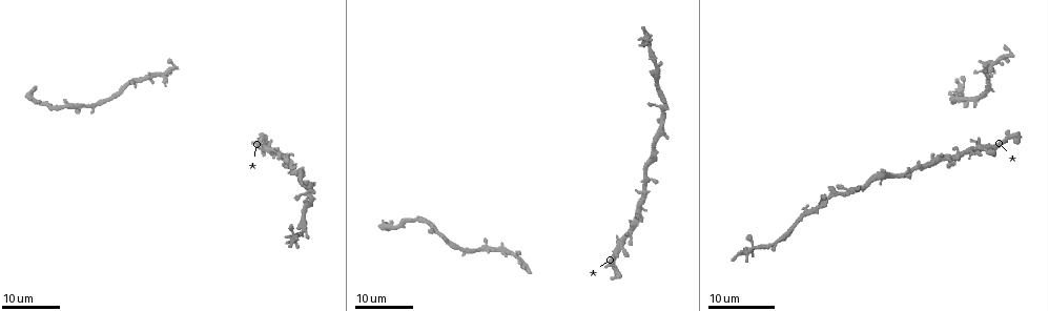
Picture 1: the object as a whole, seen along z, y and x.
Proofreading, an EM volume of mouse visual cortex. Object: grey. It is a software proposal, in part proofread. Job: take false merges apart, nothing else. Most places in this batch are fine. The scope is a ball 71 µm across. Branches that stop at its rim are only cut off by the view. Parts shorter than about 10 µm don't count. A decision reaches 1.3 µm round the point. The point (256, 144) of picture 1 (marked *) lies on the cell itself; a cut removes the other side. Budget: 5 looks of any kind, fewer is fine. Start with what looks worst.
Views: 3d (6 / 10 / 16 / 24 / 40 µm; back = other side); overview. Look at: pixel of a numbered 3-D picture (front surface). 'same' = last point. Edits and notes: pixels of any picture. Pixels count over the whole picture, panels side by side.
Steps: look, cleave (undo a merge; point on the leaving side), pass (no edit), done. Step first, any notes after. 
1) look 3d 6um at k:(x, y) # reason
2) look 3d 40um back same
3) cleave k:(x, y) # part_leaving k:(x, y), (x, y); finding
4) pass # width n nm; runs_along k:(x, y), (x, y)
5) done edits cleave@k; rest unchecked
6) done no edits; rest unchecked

look 3d 24um at 1:(653, 64) # side arm on a straight run

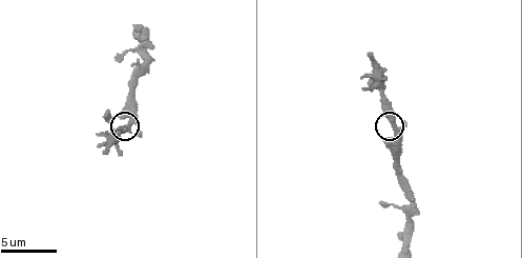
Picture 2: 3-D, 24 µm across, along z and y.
look 3d 6um at 2:(392, 125)

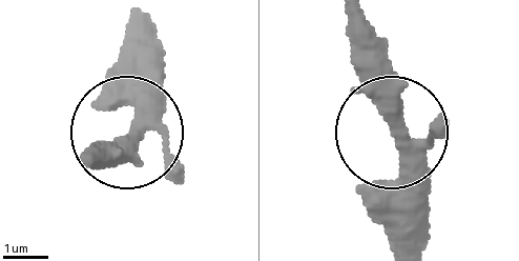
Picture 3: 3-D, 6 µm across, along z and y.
pass # arms 3; one cell here

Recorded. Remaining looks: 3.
look 3d 24um at 1:(518, 254) # calibre changes

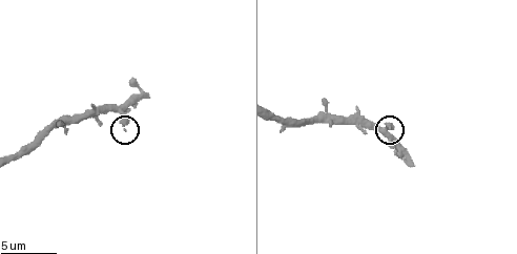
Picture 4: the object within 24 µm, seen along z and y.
look 3d 6um at 4:(125, 129) # closer look

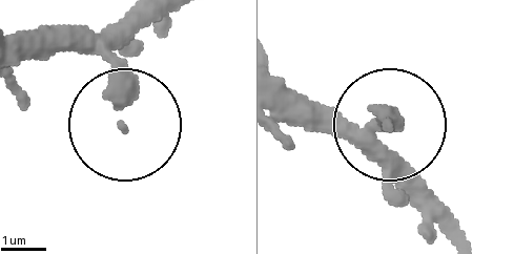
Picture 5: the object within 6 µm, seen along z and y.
look 3d 6um back at 5:(385, 123)

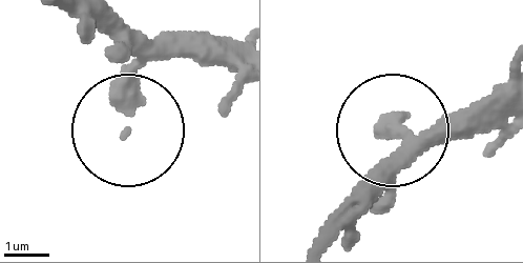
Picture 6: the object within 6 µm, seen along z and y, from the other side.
pass # width 320 nm; one cell here

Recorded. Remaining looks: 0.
done no edits; rest unchecked

